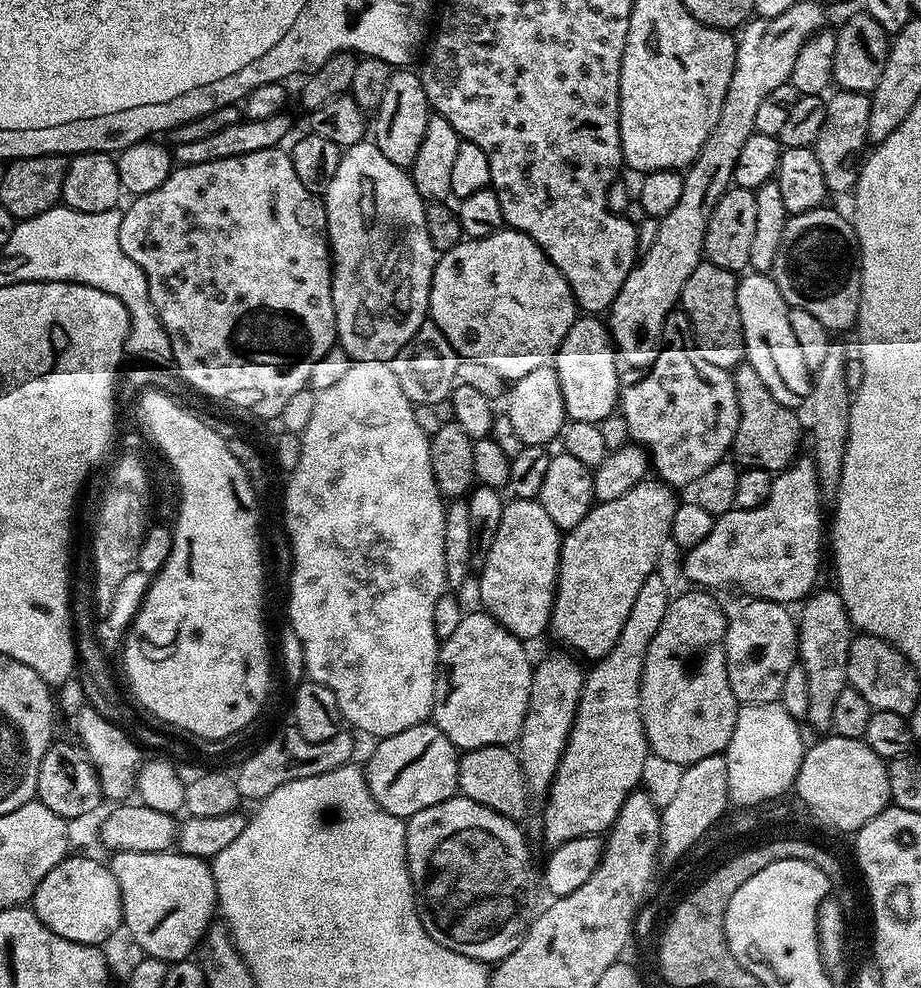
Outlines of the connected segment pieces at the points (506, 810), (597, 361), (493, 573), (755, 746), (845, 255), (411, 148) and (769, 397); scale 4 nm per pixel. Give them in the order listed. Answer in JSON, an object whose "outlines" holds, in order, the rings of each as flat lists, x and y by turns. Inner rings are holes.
{"outlines":[[[495,744,485,748,469,748,459,757,459,761,456,783,459,795,492,808,505,821,523,821,529,815,528,781,524,778,519,755,511,747]],[[592,314,576,319,555,354,554,367,558,374,558,386,562,386,564,414,569,421,599,424,617,411,622,368,603,319]],[[509,499,502,510,502,522,498,522,498,534,494,534,494,542,490,542,490,554,486,554,484,567,479,569,480,600,483,611,510,634,519,640,531,642,535,636,549,631,552,622,552,607,556,597,556,575,560,565,560,542,562,530,550,522,550,514,540,504,539,499,518,500]],[[775,703,744,706,736,713,734,734,726,749,728,762,728,799,733,805,741,804,747,810,767,804,769,800,777,800,779,796,791,793,796,783,796,775,802,766,802,758,806,751,806,739,800,733,798,720,781,706]],[[828,207,789,215,770,275,789,308,810,310,810,314,814,314,829,332,839,334,847,328,855,329,860,318,860,243,851,219]],[[408,66,397,67,390,74,390,83,386,85,386,91,382,94,382,102,374,110,376,121,371,121,370,136,394,162,394,166,405,170,411,169,414,158,418,158,418,149,422,146,422,137,426,134,430,109,426,90,422,90,422,78,419,71]],[[746,362,737,364,732,372,732,381,738,398,738,430,734,434,734,442,730,449,735,463,741,469,761,468,773,474,783,472,785,468,792,465,793,460,797,459,798,453,801,451,799,448,802,429,799,415,793,409,782,406,782,402,778,402,778,398,774,398,774,394,770,394,770,390,763,384,762,378,754,371,754,366,750,366]]]}

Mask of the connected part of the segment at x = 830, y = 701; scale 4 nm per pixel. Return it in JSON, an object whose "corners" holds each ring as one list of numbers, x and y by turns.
{"corners":[[813,591,803,601,802,607,804,609,801,610,800,614,798,612,798,664,799,667,804,668,806,682,809,684,807,723,812,723,816,728,828,730,832,727,838,694,842,694,842,690,849,687,848,651,852,645,854,629,839,591,820,591]]}

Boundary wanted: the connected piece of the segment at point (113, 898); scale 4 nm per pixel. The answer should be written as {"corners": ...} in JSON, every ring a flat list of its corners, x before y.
{"corners":[[69,855,36,887,34,911,54,934,79,944,103,945,103,940,122,924,120,887,107,863]]}

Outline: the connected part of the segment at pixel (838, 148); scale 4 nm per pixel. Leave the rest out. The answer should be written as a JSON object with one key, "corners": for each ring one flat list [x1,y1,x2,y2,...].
{"corners":[[833,91,826,100,826,122,822,122,822,130,818,134,814,151,818,162,822,162,822,175,826,177,829,193,851,193,860,177,856,155,865,151,864,144,869,143,868,127,870,126,871,95,867,92]]}

